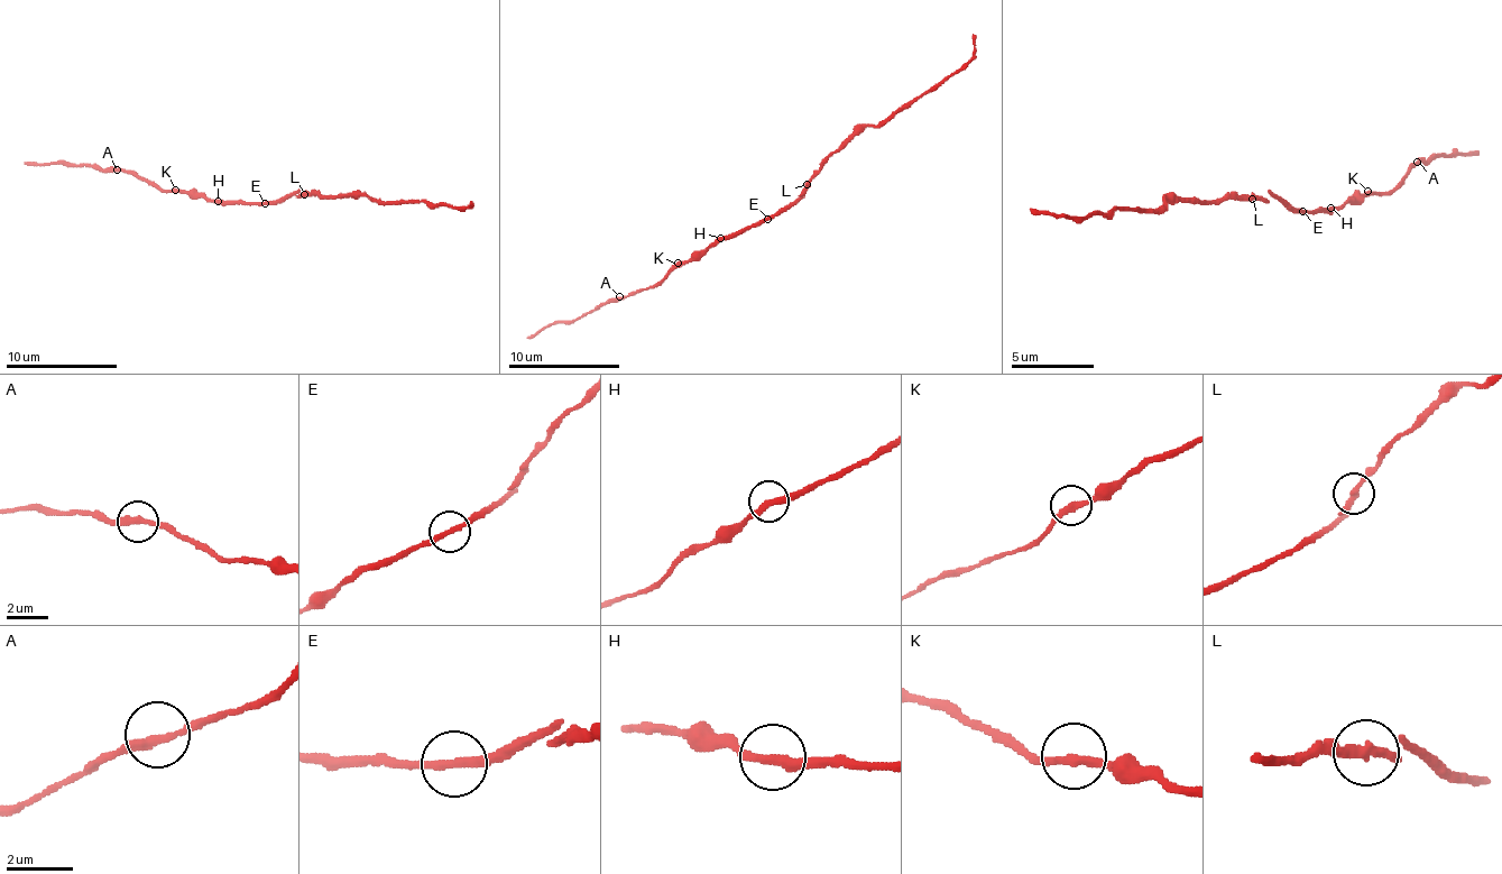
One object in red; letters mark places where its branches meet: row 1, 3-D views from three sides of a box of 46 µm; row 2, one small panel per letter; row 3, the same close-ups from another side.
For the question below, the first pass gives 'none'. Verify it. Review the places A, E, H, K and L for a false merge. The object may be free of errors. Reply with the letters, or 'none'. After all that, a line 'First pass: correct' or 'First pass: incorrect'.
none
First pass: correct

